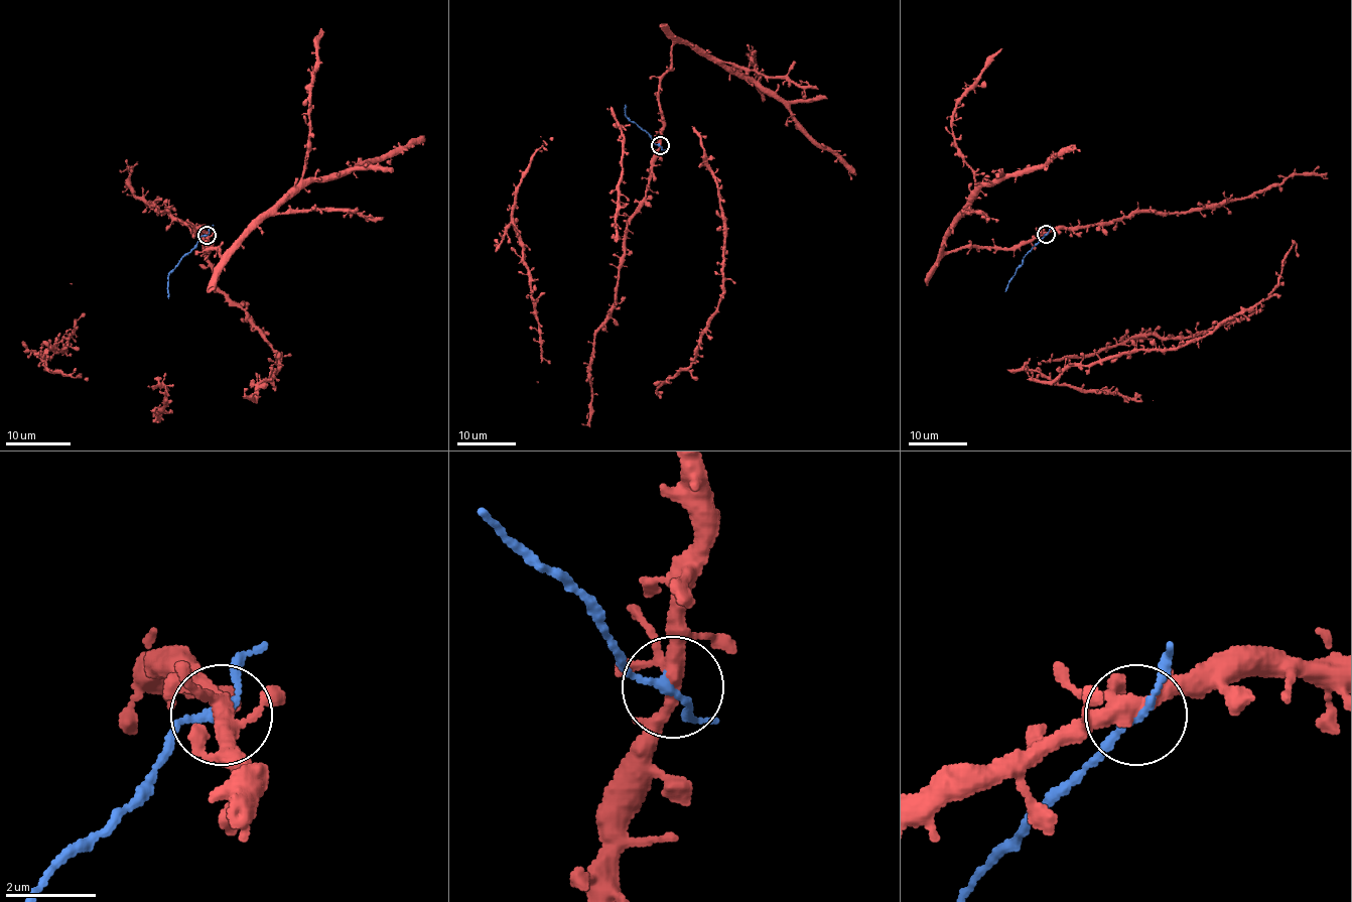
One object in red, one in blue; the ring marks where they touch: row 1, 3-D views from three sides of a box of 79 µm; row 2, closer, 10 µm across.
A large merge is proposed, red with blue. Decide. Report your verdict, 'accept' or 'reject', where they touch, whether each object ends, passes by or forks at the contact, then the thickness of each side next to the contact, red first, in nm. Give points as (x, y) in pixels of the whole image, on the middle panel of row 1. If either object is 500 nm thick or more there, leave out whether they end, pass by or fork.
accept | (660, 145) | red forks | blue passes by | 320/170 nm

